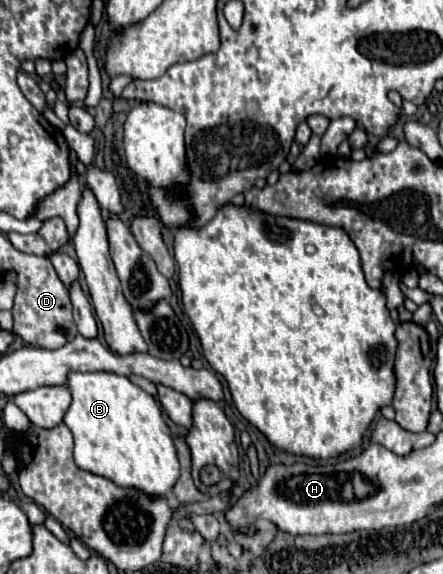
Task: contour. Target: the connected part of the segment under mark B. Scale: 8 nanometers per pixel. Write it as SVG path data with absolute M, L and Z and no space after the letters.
M96 371L96 373L70 373L68 389L72 393L72 405L66 411L64 423L74 435L74 461L80 469L106 477L118 487L132 487L148 497L164 497L172 491L180 477L180 465L176 447L170 437L170 429L162 419L158 401L134 385L128 377Z

